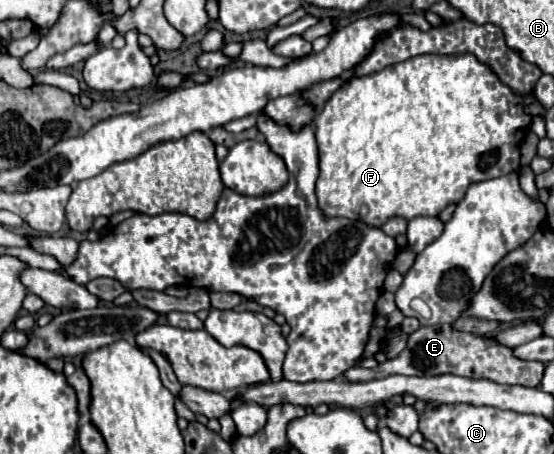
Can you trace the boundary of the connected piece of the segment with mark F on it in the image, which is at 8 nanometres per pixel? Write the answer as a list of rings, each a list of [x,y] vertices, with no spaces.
[[[471,53],[417,55],[407,61],[389,65],[371,75],[353,75],[327,99],[323,111],[315,119],[315,137],[317,137],[317,145],[319,145],[319,169],[321,169],[319,179],[317,179],[317,199],[321,203],[321,209],[329,217],[357,219],[357,221],[363,221],[363,223],[369,223],[375,227],[383,225],[385,219],[389,219],[389,217],[403,217],[409,221],[419,215],[429,215],[429,217],[439,215],[447,205],[459,203],[465,197],[465,191],[469,189],[471,183],[501,177],[501,175],[507,175],[509,171],[519,169],[519,145],[531,125],[531,115],[525,111],[525,107],[533,101],[535,101],[533,93],[527,93],[527,95],[515,93],[511,87],[501,83],[501,79],[493,73],[493,69],[489,65],[481,63]]]

